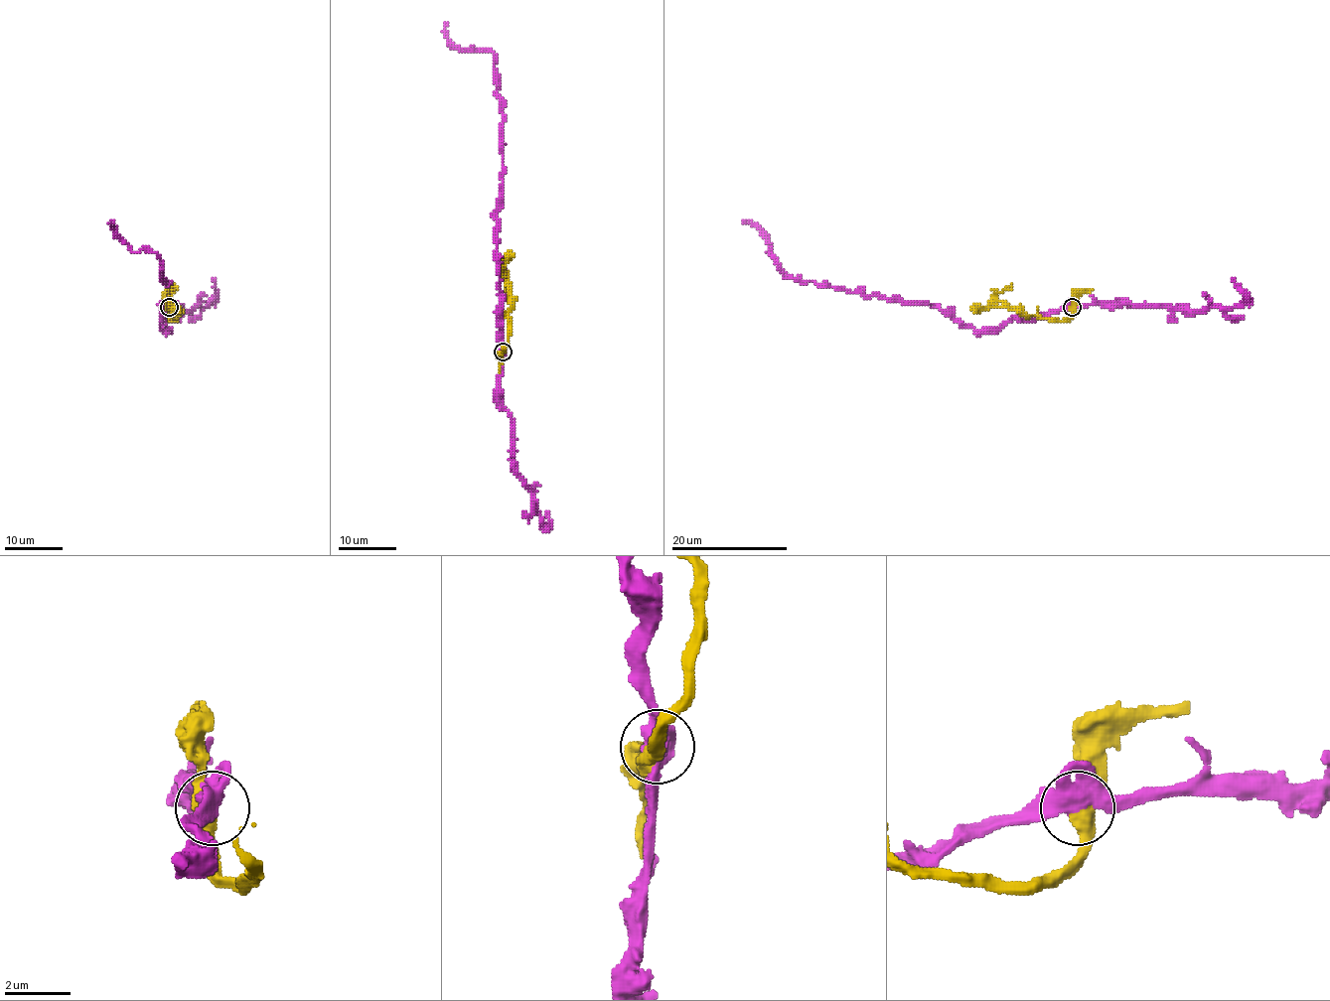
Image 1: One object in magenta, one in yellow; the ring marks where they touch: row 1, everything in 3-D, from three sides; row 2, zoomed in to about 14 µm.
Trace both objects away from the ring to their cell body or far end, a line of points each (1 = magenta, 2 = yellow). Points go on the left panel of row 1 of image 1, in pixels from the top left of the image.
1: (169, 308), (168, 330), (162, 330), (169, 287), (161, 258), (150, 249), (133, 251), (111, 226), (114, 220)
2: (169, 308), (169, 318), (174, 321), (178, 315), (171, 303), (174, 284)

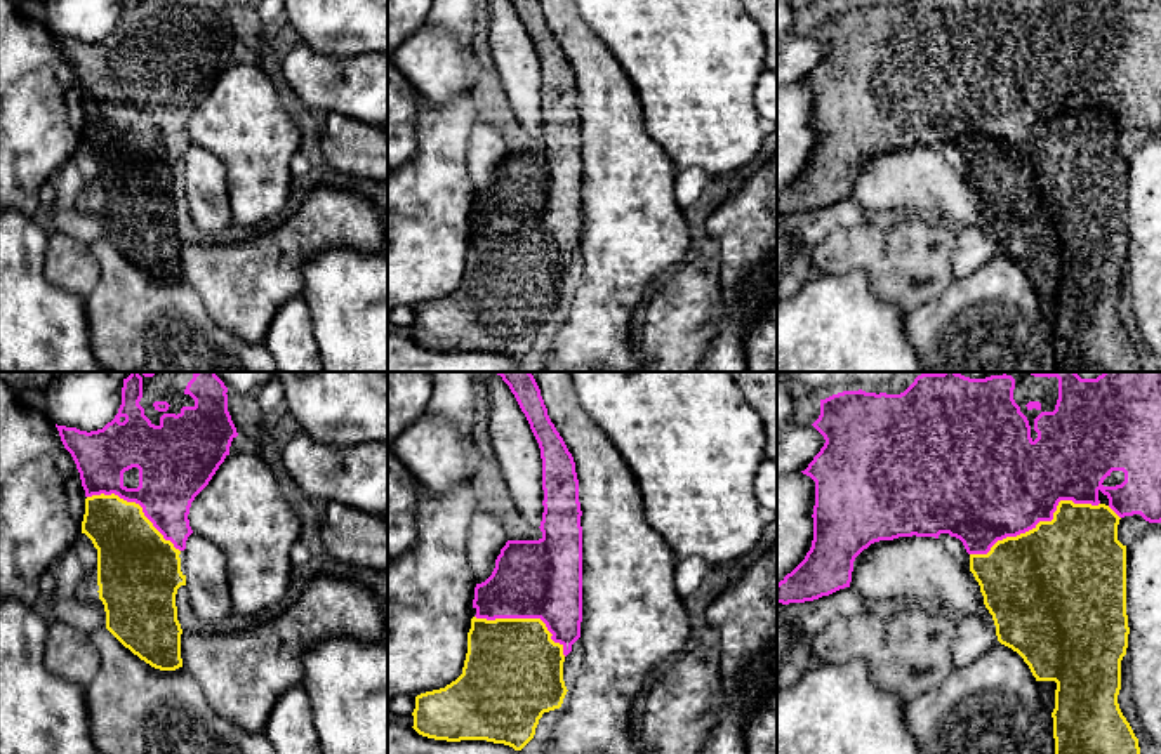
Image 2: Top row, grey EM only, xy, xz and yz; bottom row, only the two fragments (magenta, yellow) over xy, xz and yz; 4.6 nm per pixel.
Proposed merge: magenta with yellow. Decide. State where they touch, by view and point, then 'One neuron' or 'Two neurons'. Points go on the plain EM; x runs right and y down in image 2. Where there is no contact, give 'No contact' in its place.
Touches magenta at yz (1038, 132). Two neurons

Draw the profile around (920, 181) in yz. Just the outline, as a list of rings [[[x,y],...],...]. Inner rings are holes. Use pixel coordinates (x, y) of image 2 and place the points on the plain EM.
[[[935,148],[871,155],[853,172],[850,198],[867,210],[942,215],[959,229],[989,222],[973,184]]]

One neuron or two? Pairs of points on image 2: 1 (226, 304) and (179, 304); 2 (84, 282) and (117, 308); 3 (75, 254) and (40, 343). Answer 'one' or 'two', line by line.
1: two
2: two
3: two

